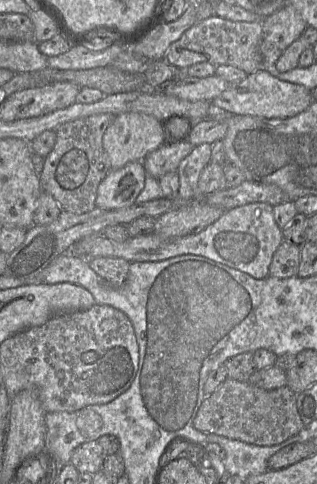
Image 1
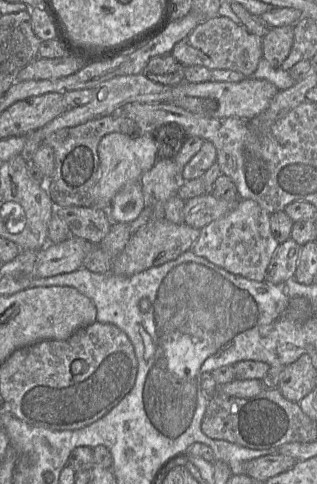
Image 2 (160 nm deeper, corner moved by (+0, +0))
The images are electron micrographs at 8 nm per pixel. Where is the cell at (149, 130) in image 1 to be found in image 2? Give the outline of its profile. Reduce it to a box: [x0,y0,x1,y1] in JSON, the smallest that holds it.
[93,132,158,211]

